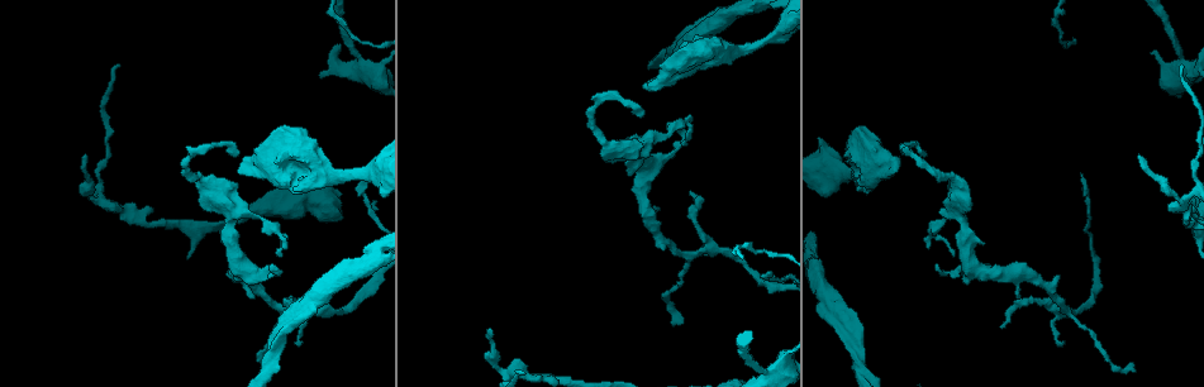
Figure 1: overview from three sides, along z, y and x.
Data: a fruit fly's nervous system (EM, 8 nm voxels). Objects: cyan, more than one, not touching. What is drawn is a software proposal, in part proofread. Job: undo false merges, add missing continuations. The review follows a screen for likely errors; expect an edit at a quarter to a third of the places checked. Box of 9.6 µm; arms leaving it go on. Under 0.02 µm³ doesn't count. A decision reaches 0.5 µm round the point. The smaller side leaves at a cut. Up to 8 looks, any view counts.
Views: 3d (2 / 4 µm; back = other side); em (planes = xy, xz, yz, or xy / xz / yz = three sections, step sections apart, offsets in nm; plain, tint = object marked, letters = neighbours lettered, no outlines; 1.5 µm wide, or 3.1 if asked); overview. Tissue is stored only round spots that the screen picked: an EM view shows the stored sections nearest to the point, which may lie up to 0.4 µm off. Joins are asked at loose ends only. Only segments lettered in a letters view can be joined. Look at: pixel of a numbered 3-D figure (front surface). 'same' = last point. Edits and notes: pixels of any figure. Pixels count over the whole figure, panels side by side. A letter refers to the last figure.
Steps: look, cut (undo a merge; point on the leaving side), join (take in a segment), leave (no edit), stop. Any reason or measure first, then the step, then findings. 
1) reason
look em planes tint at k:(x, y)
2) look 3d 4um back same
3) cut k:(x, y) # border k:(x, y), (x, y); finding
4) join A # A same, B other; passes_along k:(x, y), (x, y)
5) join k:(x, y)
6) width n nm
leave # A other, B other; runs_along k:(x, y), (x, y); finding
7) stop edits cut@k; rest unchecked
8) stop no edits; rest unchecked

thin end
look em yz step 4 letters at 1:(1130, 362)

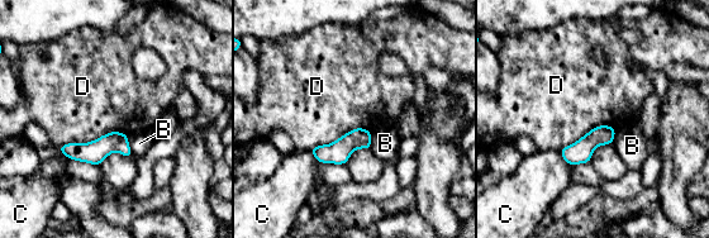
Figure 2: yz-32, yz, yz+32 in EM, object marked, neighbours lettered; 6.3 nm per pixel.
leave # B other, C other, D other; runs_along 2:(63, 150), (122, 147), (128, 153); none of them fits

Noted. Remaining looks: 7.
tapers out
look 3d 2um back at 1:(1139, 157)

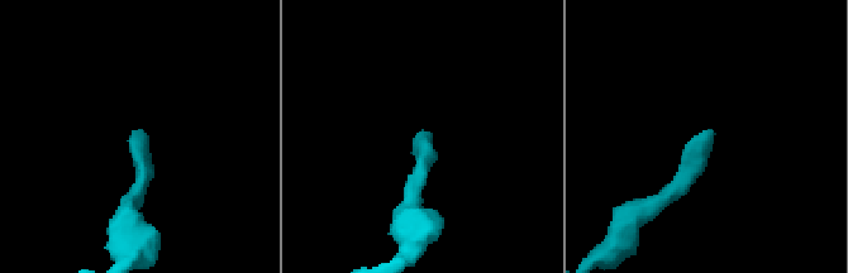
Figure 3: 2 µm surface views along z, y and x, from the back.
look em planes tint at 3:(709, 132)

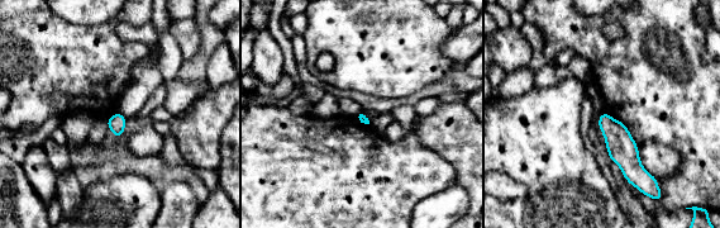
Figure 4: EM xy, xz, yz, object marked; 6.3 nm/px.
what lies round it
look em planes letters same

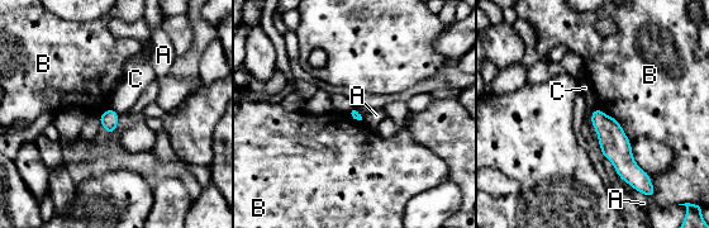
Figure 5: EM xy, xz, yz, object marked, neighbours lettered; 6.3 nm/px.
leave # A other, B other, C other; none of them fits

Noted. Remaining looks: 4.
a fork
look 3d 4um at 1:(770, 375)

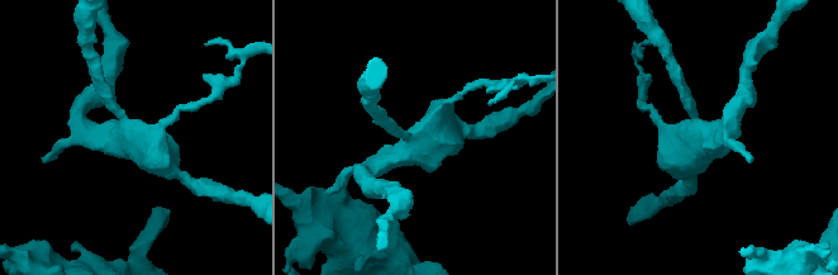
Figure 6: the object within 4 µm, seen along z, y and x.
arms 3; now the EM
look em planes tint at 6:(698, 125)

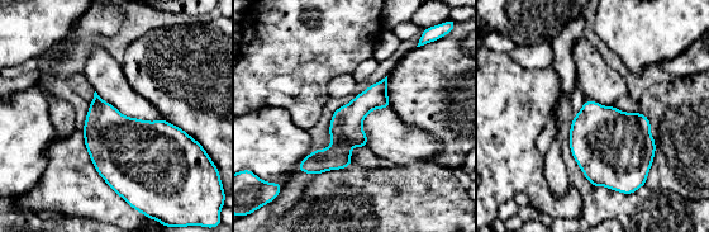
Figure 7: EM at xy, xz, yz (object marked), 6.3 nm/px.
look em planes letters same

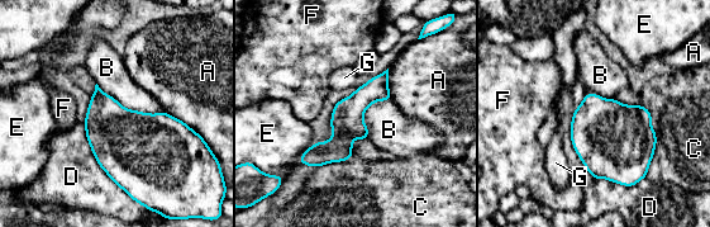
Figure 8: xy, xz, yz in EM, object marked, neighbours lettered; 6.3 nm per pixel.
leave # A other, B other, C other, D other, E other, F other, G other; runs_along 8:(385, 75), (344, 132), (303, 160); continuous, no second neuron

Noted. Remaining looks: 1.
stop no edits; rest unchecked

